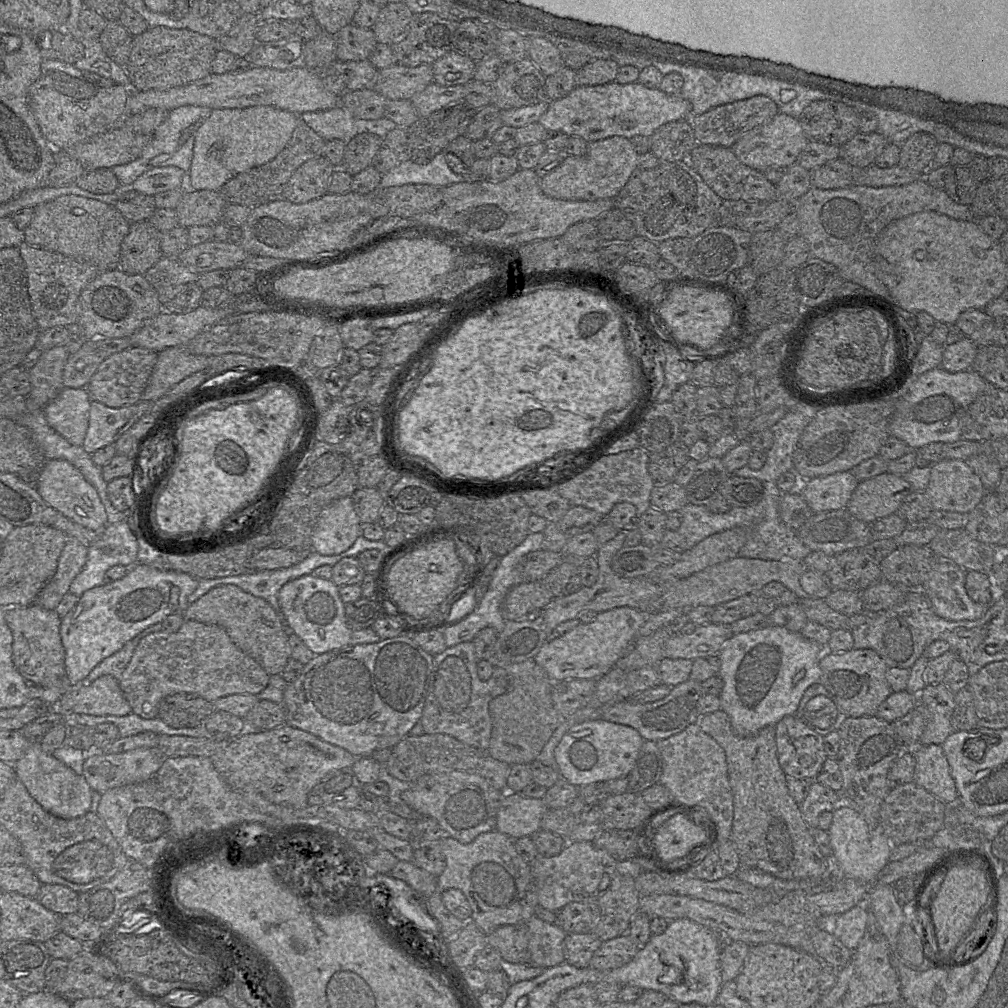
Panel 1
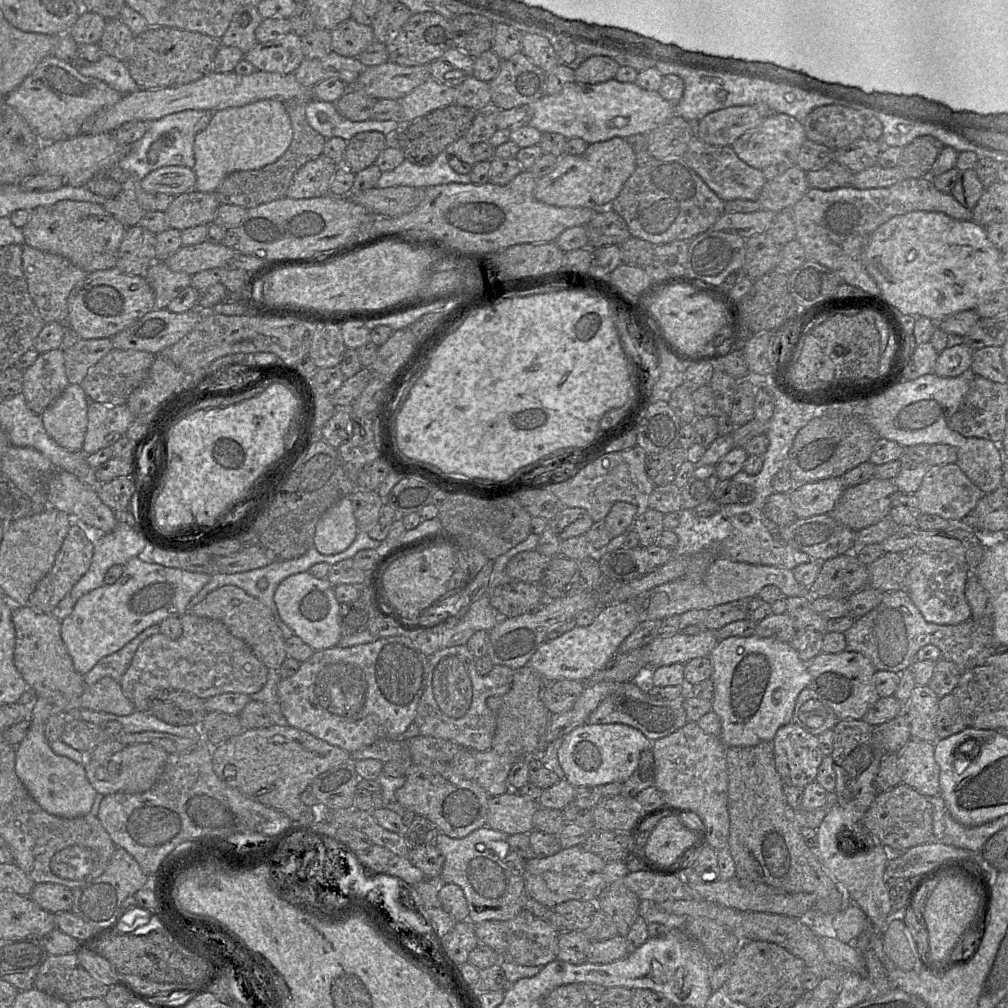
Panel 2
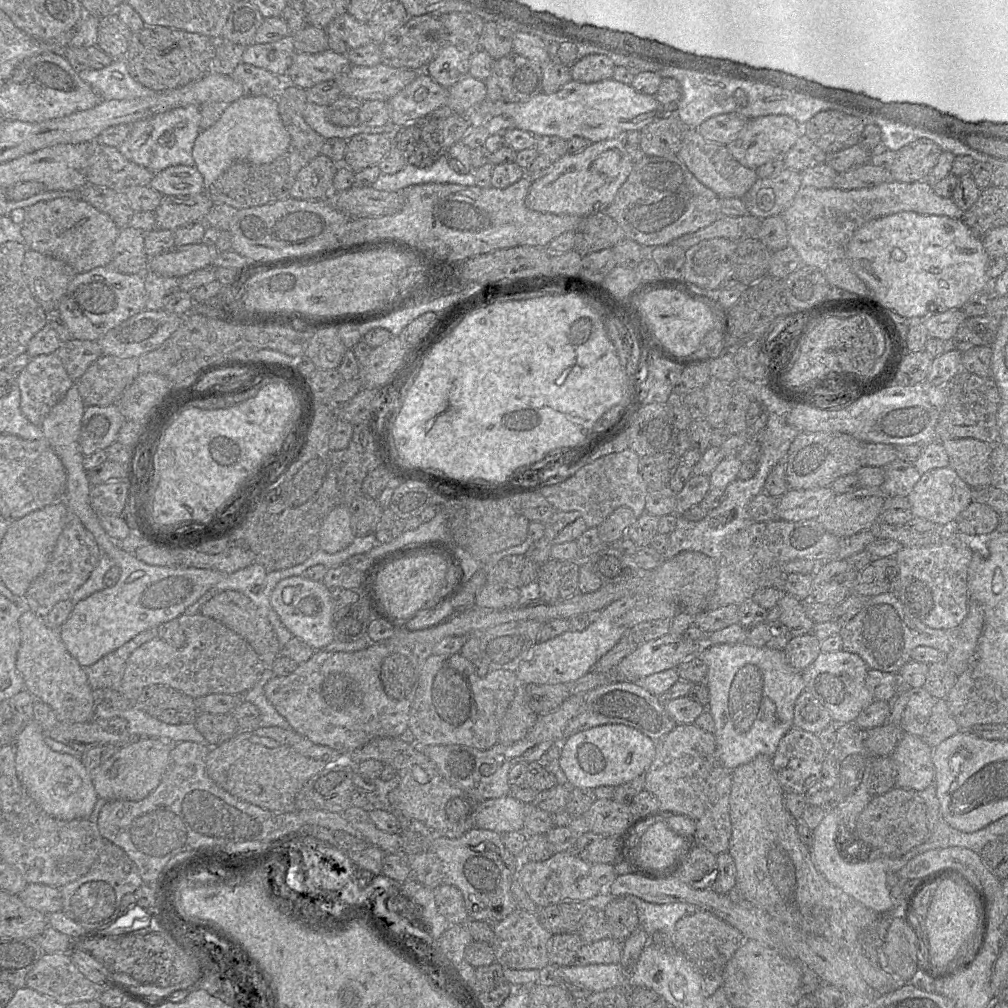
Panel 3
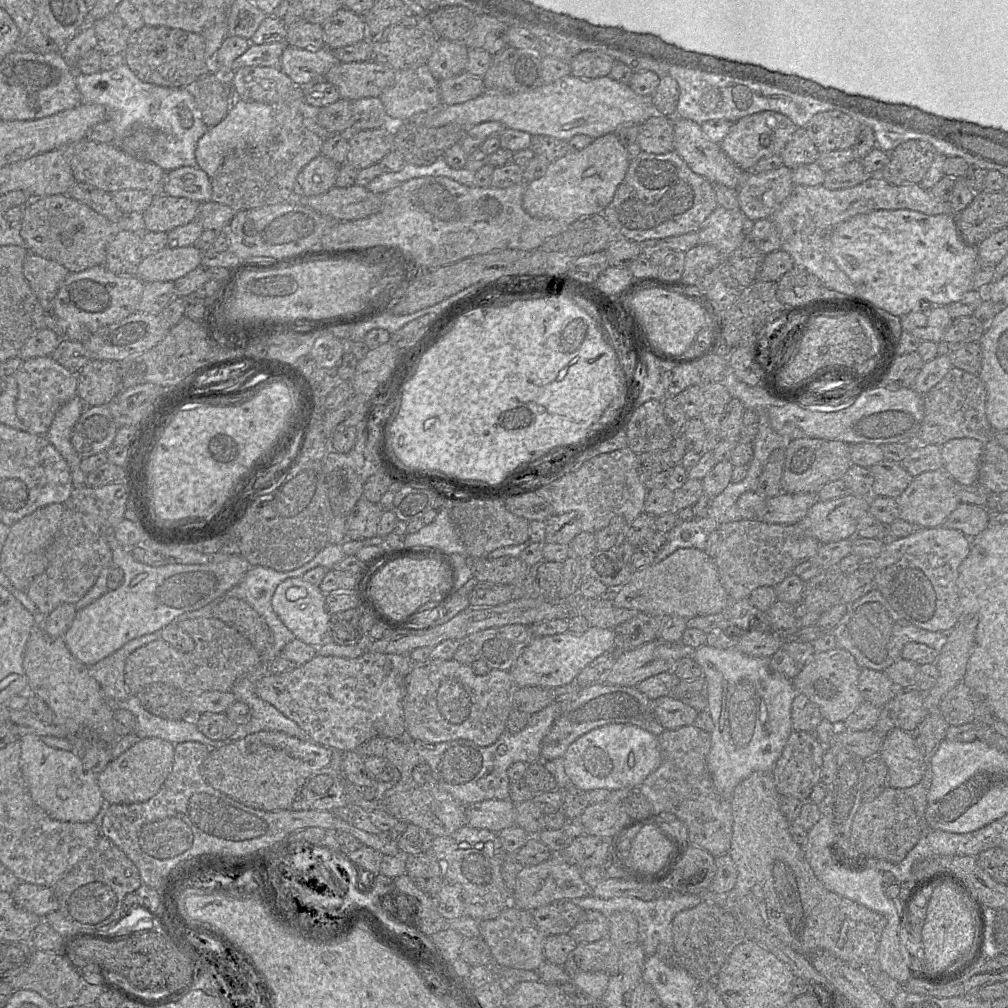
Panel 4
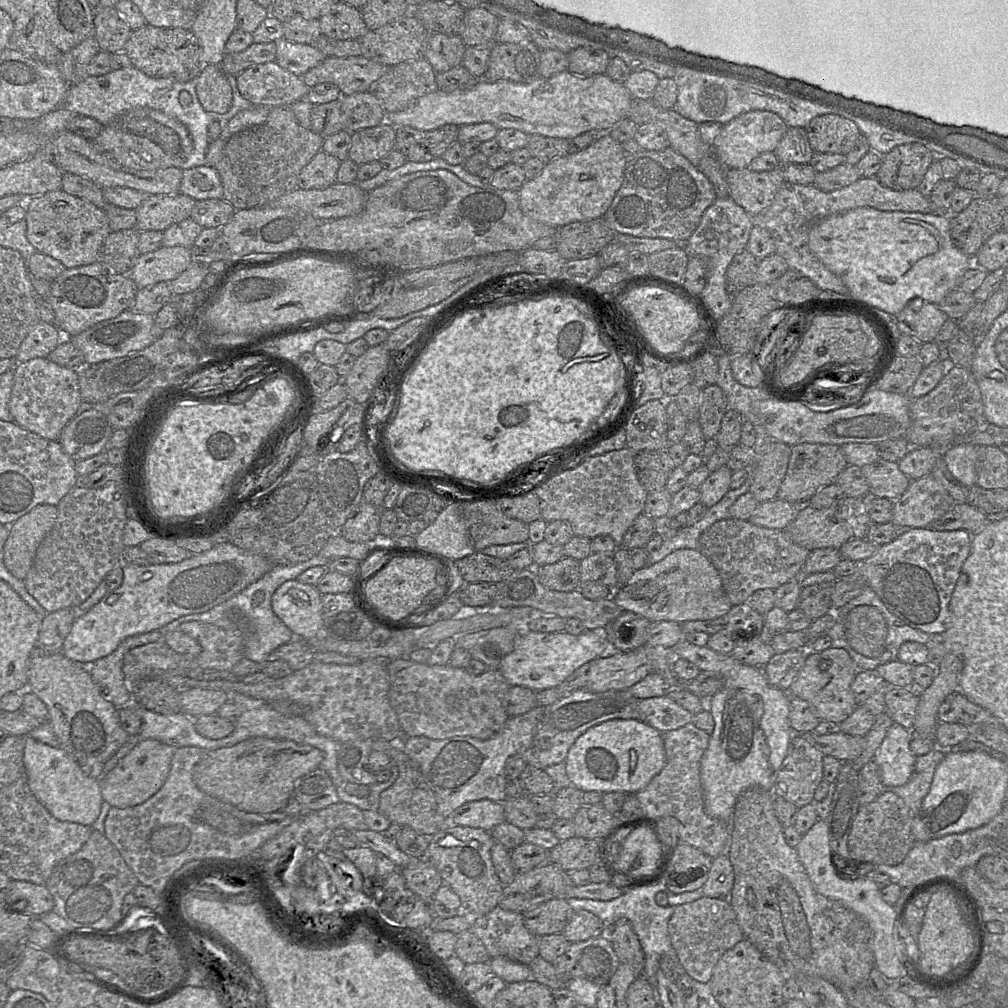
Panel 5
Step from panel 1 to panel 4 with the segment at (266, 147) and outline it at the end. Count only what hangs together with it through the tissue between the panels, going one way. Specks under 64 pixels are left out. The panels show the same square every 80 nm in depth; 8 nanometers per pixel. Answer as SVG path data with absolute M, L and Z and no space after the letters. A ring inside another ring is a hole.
M238 99L231 105L225 118L199 139L195 149L197 167L212 179L223 159L229 152L238 149L255 148L268 144L274 130L274 106L260 102L246 102Z

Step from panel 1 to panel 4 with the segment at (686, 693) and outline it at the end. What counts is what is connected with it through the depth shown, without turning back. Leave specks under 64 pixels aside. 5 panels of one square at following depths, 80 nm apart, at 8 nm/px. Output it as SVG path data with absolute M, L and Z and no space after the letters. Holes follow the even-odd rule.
M595 683L582 688L575 697L560 704L560 714L542 741L541 761L563 758L567 748L577 738L609 724L634 725L655 736L661 735L664 731L653 713L651 700L639 692L637 687Z

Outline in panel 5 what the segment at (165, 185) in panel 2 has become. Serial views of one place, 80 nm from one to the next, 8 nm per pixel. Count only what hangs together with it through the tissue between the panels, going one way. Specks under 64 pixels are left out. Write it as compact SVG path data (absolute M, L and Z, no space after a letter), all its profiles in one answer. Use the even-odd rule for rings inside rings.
M204 165L183 170L179 193L194 201L222 199L223 187L216 169Z

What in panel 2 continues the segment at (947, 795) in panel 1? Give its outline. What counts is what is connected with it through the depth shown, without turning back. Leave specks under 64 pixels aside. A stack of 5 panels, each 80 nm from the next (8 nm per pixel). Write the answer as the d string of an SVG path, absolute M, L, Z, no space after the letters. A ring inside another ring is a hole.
M911 738L896 753L904 761L902 783L926 797L941 796L940 767L935 760L934 743Z

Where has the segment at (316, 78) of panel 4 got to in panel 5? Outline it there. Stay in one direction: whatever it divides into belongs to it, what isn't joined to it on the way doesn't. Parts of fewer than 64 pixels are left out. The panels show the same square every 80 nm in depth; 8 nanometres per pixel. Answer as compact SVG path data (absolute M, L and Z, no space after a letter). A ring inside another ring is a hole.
M282 38L275 42L275 63L288 72L302 77L325 58L315 45L297 44Z

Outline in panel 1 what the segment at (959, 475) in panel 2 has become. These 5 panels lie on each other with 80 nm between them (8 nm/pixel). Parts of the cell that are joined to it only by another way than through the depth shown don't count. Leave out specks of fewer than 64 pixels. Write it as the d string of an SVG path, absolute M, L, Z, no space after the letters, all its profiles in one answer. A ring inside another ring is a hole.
M962 459L936 462L924 491L934 510L970 513L987 494L980 477Z

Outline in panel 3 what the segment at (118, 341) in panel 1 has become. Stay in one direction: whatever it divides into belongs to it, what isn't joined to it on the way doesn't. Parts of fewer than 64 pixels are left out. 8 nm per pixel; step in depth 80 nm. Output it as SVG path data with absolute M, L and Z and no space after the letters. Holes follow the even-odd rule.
M77 339L61 343L56 353L74 382L85 373L95 360L102 356L102 350L97 341Z

